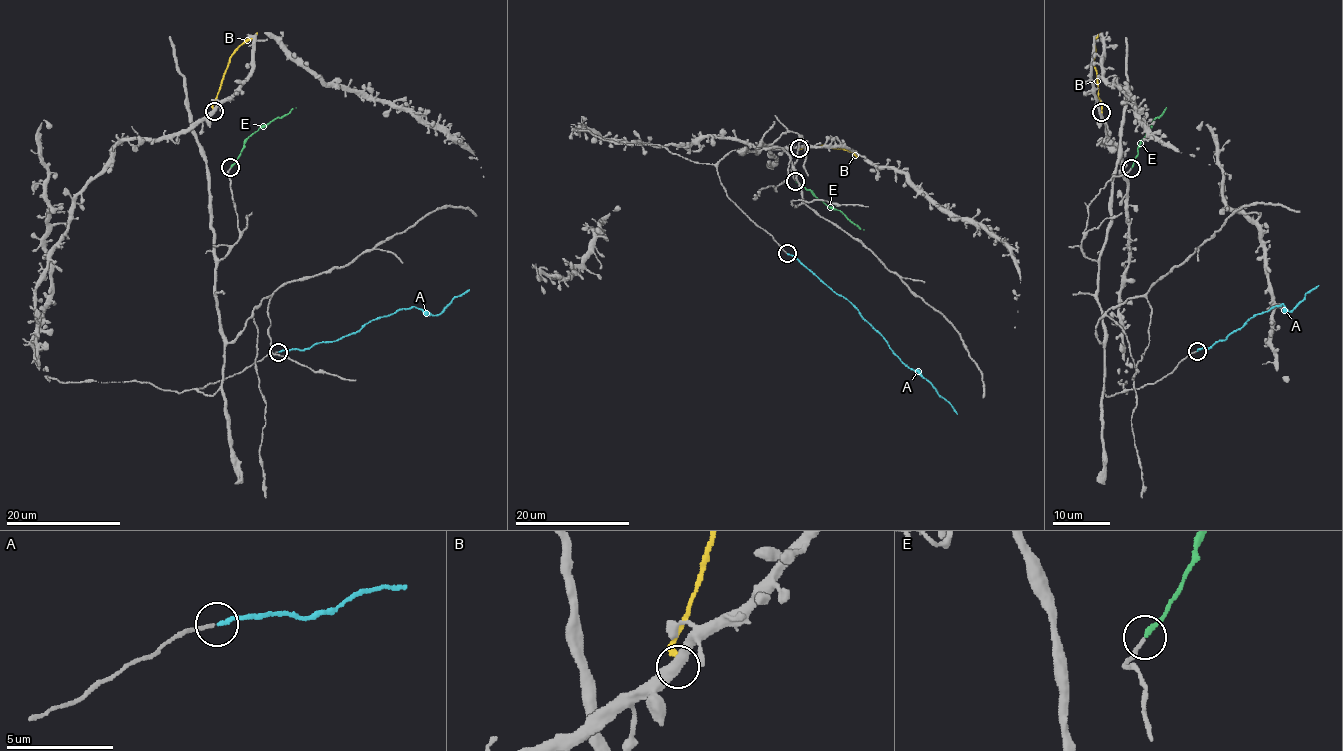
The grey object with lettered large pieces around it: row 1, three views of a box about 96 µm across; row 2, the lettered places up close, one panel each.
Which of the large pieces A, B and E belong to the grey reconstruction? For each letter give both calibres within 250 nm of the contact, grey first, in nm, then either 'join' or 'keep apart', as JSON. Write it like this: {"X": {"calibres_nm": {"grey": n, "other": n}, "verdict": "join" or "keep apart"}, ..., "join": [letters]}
{"A": {"calibres_nm": {"grey": 130, "other": 170}, "verdict": "join"}, "B": {"calibres_nm": {"grey": 420, "other": 190}, "verdict": "keep apart"}, "E": {"calibres_nm": {"grey": 150, "other": 190}, "verdict": "join"}, "join": ["A", "E"]}

